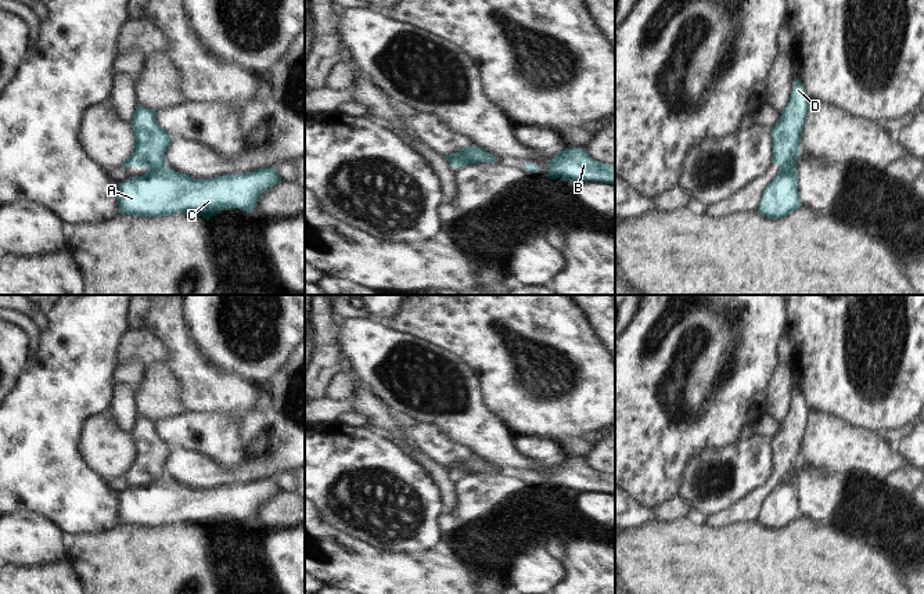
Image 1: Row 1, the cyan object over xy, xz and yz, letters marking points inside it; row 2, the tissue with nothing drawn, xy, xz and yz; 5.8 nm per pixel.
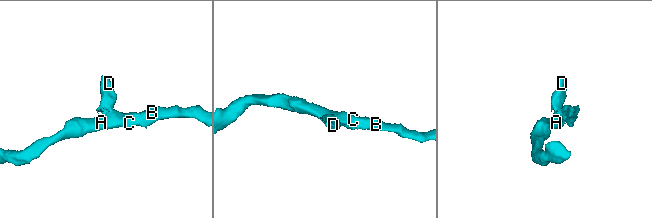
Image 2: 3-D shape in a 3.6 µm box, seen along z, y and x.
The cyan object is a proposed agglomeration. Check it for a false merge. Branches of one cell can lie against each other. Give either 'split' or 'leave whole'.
split

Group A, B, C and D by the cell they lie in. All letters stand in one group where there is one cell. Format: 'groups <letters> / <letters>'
groups A B C / D

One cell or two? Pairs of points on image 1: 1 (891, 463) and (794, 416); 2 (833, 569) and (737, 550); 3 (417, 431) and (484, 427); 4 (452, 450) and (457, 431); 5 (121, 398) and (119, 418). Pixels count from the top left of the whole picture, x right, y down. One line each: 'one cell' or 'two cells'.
1: two cells
2: one cell
3: two cells
4: two cells
5: one cell

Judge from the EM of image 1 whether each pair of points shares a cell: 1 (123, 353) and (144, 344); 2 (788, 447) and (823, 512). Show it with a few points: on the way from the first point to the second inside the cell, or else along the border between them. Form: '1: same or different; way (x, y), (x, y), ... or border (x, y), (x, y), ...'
1: same; way (129, 349), (139, 345)
2: different; border (800, 463), (793, 475)

